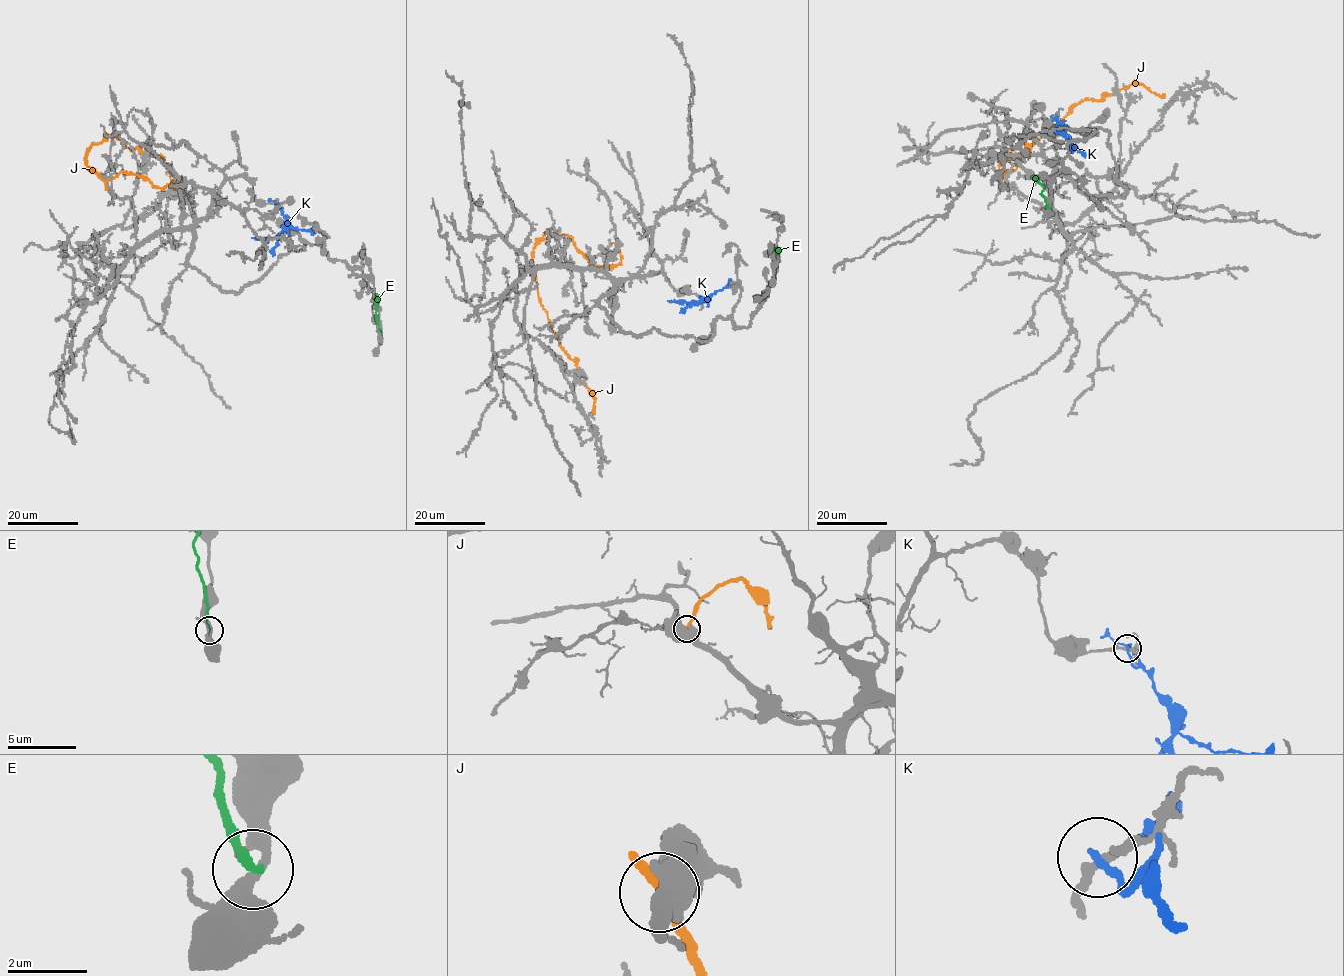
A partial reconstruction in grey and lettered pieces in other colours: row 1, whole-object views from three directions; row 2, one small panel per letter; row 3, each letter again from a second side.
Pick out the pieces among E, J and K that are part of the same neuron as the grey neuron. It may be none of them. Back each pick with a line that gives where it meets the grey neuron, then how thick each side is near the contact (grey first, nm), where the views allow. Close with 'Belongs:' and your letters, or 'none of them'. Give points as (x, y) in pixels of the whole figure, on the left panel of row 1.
Belongs: none of them

